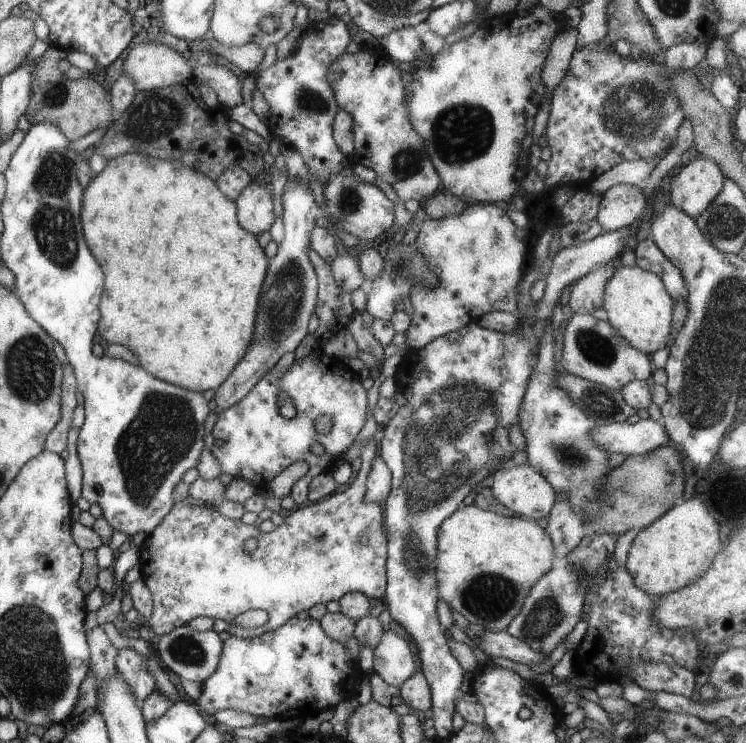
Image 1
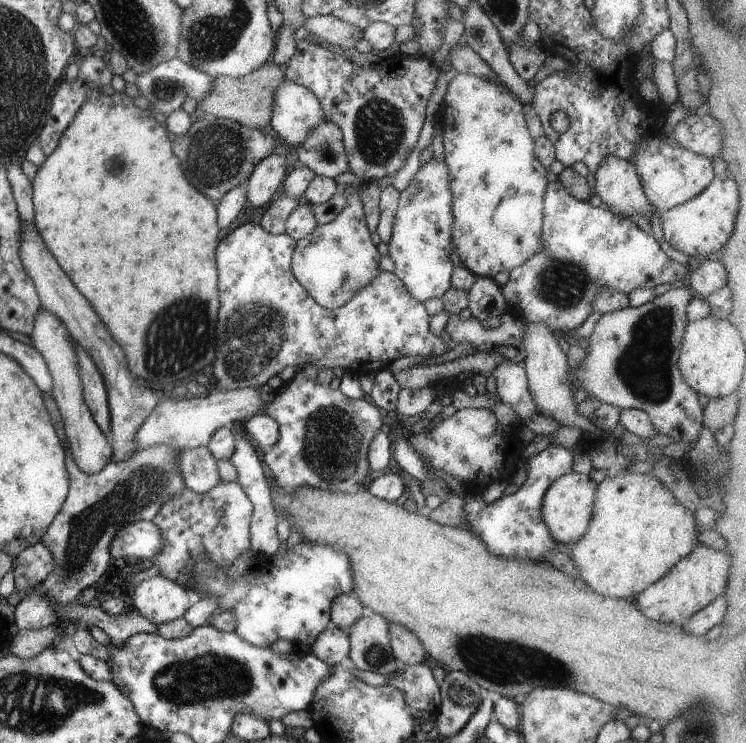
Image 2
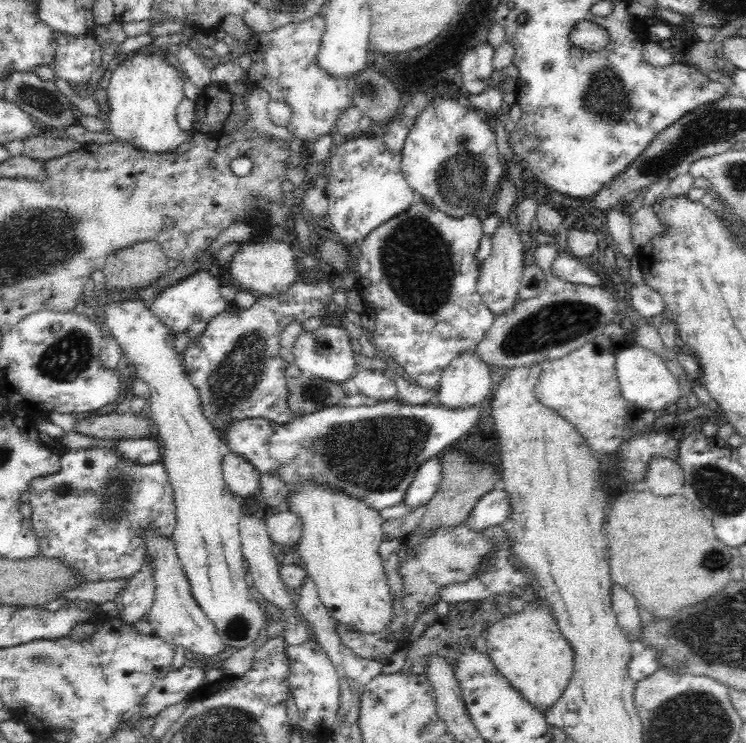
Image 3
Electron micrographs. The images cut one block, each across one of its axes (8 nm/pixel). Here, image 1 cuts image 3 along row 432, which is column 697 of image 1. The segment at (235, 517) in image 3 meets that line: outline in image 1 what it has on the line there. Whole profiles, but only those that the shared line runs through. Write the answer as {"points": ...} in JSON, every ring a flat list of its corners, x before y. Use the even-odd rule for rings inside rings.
{"points":[[699,156,681,166,668,182,670,204,696,219,721,192,724,180,717,164]]}

